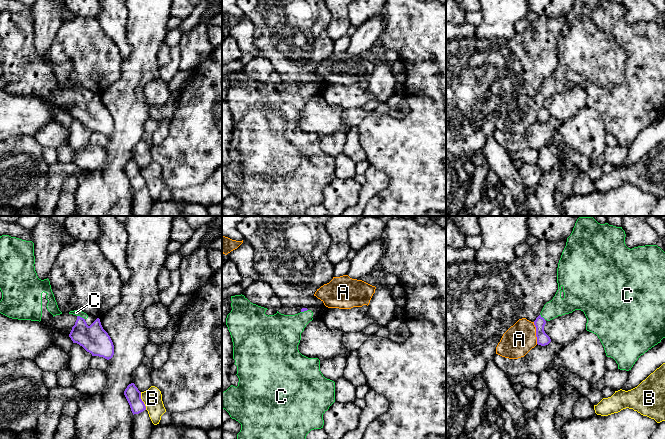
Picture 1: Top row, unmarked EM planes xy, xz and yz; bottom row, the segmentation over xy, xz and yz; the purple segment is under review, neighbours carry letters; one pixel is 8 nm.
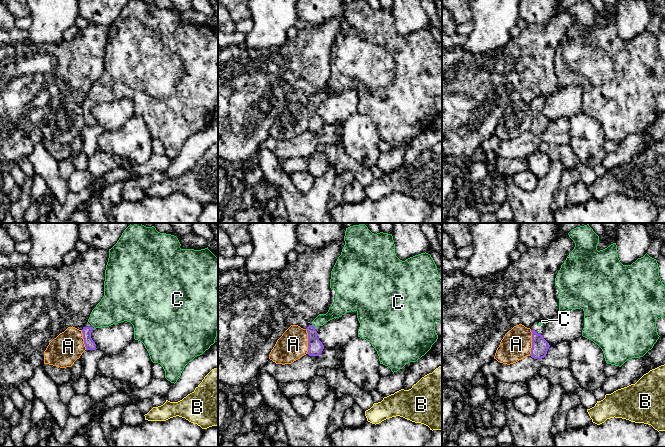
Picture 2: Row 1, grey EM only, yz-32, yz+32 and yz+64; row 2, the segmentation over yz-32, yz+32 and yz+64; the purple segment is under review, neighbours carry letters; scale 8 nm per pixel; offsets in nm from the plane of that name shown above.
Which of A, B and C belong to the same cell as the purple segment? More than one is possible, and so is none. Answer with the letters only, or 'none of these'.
C

